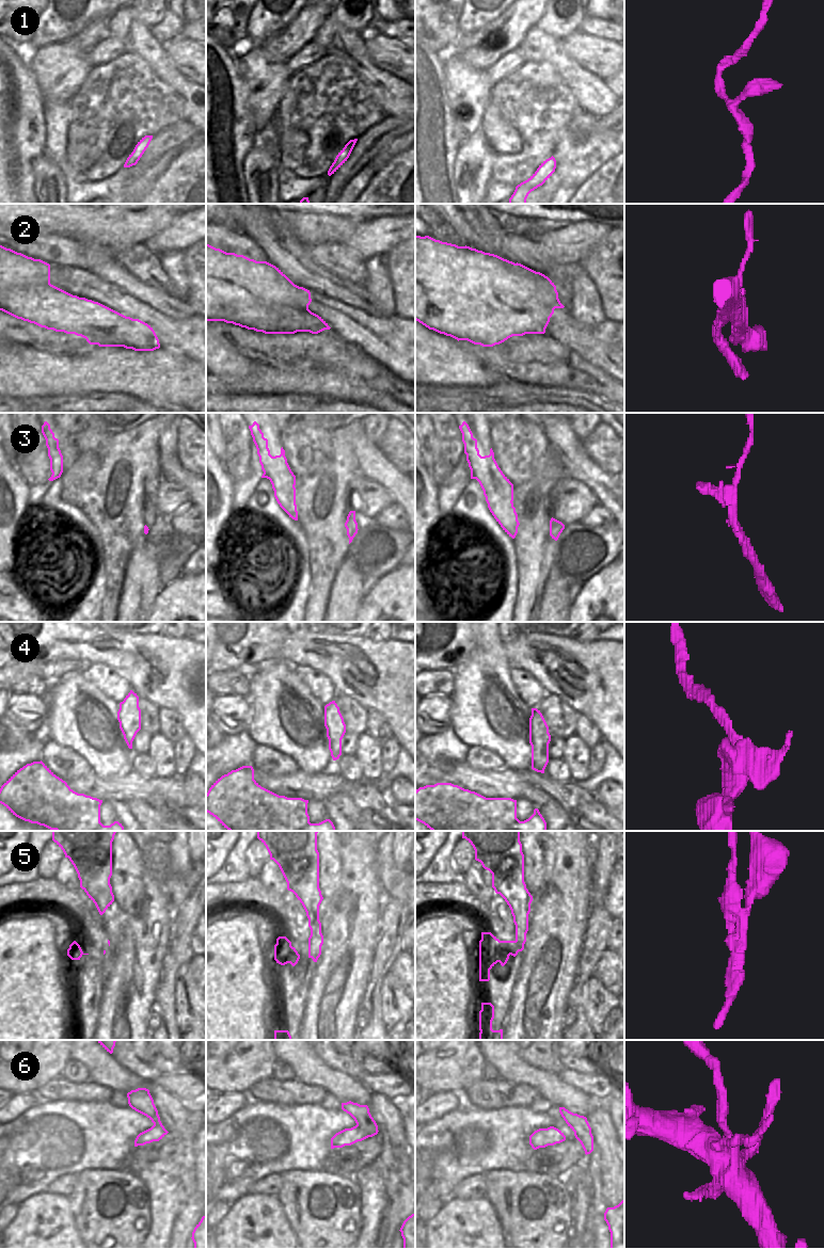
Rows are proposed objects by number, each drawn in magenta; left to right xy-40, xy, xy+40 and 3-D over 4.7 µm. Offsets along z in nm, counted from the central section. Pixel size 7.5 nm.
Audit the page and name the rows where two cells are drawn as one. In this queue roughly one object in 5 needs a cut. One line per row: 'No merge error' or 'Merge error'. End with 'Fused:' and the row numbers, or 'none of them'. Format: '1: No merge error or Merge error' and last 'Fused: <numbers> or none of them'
1: No merge error
2: No merge error
3: Merge error
4: No merge error
5: Merge error
6: No merge error
Fused: 3, 5

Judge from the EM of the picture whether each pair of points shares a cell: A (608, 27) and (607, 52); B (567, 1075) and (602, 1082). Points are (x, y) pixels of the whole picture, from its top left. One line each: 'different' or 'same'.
A: different
B: same

